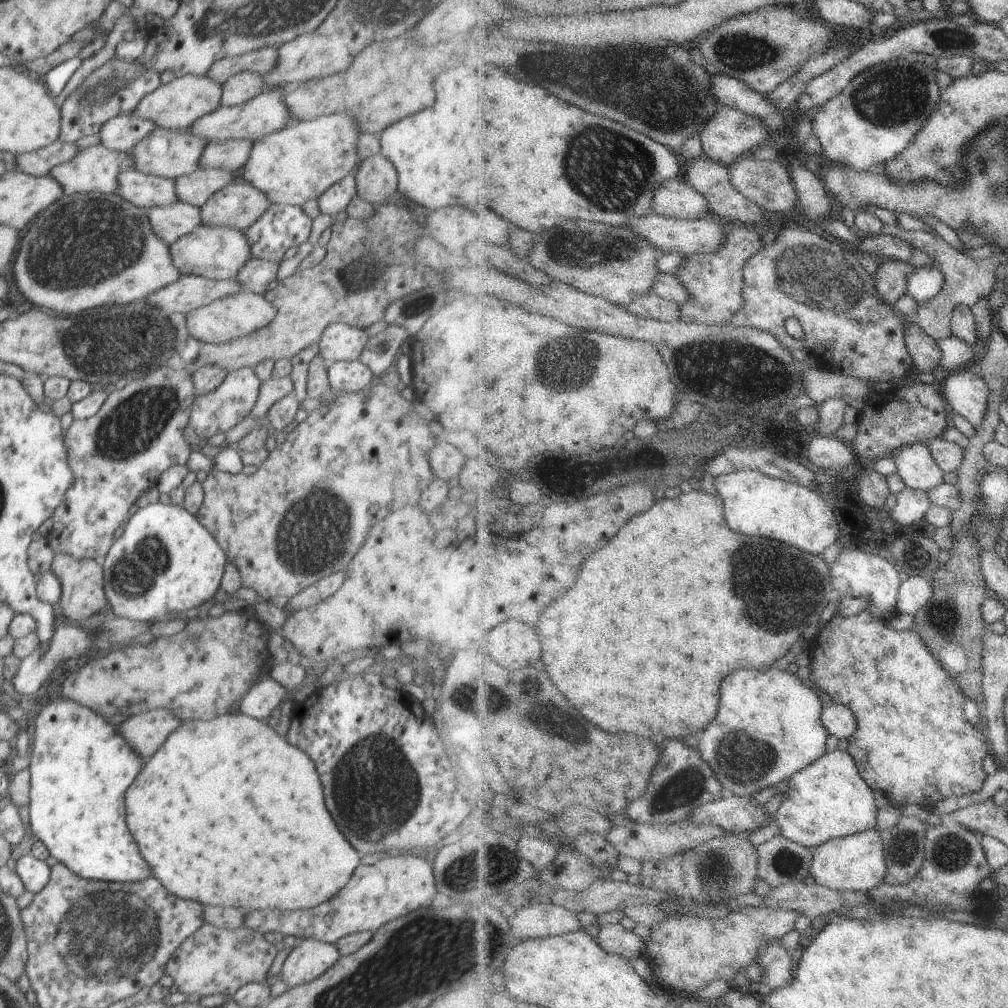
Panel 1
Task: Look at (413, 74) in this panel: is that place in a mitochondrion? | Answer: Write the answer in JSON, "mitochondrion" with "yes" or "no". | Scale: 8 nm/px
{"mitochondrion":"no"}

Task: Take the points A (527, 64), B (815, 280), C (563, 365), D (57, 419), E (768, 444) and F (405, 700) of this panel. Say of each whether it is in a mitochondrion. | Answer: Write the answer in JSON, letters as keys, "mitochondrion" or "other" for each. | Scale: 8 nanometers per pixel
{"A":"other","B":"mitochondrion","C":"mitochondrion","D":"other","E":"other","F":"other"}

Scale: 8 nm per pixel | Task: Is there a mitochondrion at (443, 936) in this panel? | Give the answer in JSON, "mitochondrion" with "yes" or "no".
{"mitochondrion":"yes"}

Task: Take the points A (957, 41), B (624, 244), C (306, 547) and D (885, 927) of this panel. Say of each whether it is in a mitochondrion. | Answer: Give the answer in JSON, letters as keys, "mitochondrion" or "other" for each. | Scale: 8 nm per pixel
{"A":"mitochondrion","B":"mitochondrion","C":"mitochondrion","D":"other"}

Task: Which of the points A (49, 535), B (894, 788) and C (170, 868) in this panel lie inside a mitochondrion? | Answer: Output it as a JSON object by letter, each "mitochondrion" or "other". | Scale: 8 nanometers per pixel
{"A":"other","B":"other","C":"other"}

